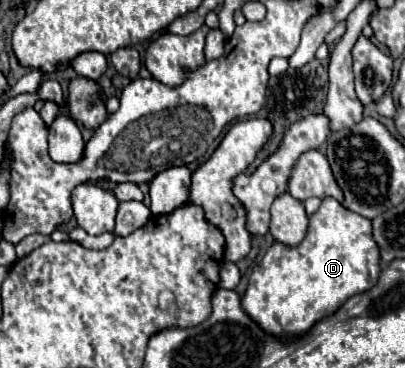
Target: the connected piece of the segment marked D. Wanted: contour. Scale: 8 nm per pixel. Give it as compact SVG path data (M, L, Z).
M324 197L318 211L310 215L310 227L302 243L288 247L274 241L254 267L242 307L264 331L288 339L288 335L308 331L324 315L332 315L352 295L368 291L378 275L380 251L372 237L372 221L348 211L336 199Z

